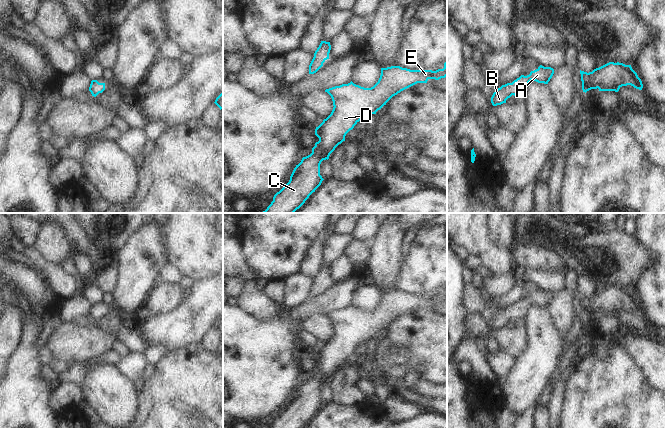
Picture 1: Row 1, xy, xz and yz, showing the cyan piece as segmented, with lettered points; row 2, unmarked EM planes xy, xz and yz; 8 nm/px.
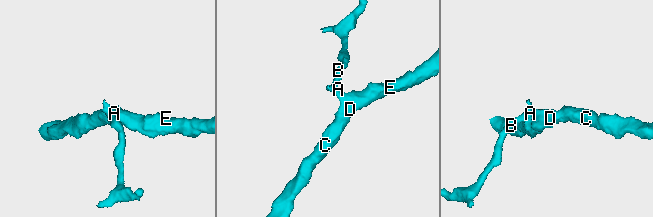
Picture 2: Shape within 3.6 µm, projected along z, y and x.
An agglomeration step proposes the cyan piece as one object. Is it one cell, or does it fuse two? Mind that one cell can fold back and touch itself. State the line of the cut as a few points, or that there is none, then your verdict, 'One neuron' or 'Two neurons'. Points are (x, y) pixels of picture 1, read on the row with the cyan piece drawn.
No split. One neuron

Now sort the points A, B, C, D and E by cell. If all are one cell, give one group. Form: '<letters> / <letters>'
A B C D E

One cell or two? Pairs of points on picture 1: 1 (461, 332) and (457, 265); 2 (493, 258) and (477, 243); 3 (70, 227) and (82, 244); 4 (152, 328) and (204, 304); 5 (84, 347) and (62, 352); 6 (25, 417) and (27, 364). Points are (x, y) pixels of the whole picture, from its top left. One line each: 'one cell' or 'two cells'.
1: one cell
2: one cell
3: one cell
4: one cell
5: one cell
6: one cell

